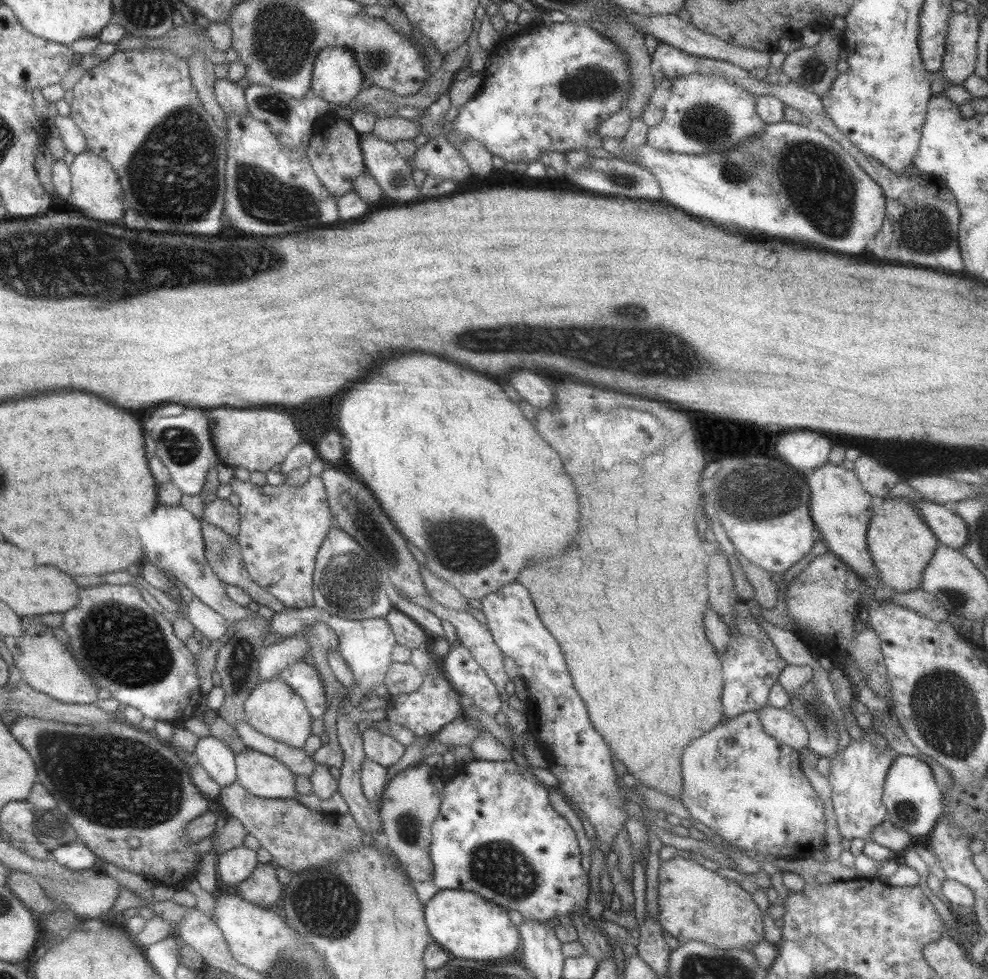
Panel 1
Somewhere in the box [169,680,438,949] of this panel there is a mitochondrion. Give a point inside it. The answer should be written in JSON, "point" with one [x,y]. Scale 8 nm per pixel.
{"point":[308,900]}

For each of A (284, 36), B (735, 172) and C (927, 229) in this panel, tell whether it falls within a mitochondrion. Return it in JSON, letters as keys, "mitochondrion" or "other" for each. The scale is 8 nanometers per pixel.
{"A":"mitochondrion","B":"mitochondrion","C":"mitochondrion"}

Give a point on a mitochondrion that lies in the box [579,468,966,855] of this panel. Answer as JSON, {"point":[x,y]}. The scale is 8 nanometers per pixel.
{"point":[907,812]}

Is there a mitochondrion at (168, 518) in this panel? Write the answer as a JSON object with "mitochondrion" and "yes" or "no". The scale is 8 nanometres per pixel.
{"mitochondrion":"no"}

